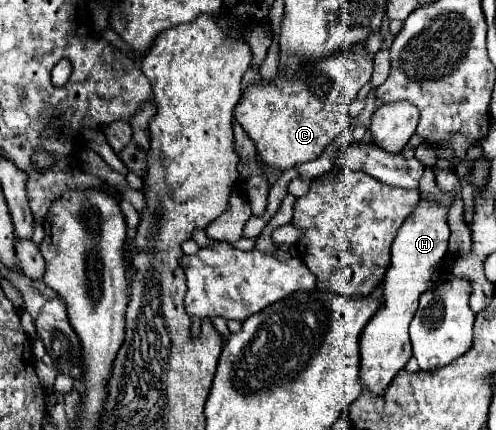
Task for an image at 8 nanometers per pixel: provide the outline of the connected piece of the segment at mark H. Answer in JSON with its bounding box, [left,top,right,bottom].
[360,194,450,396]

